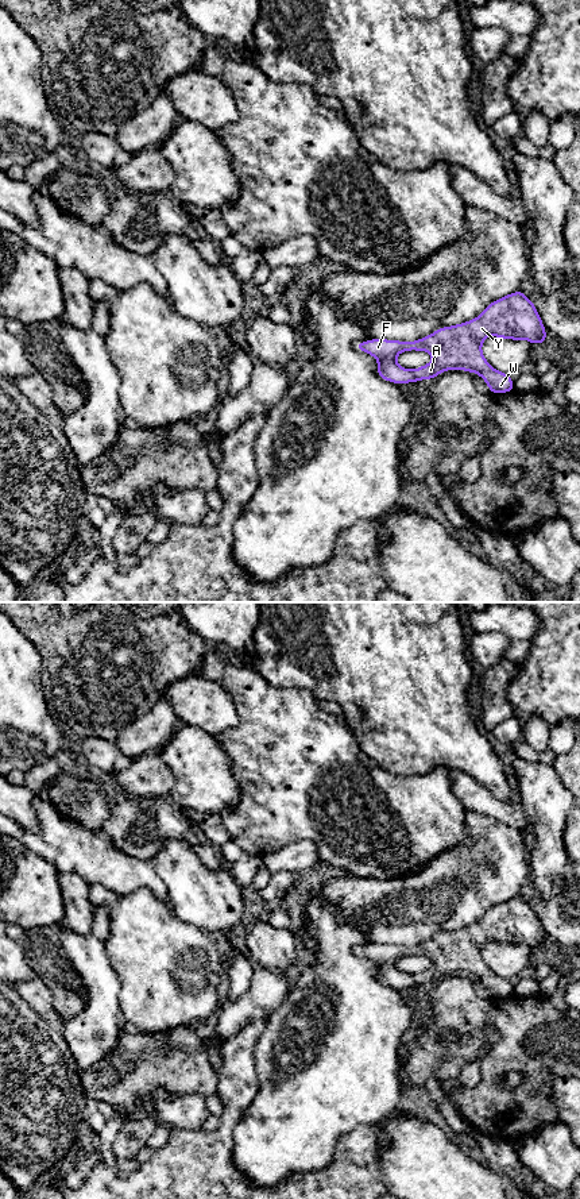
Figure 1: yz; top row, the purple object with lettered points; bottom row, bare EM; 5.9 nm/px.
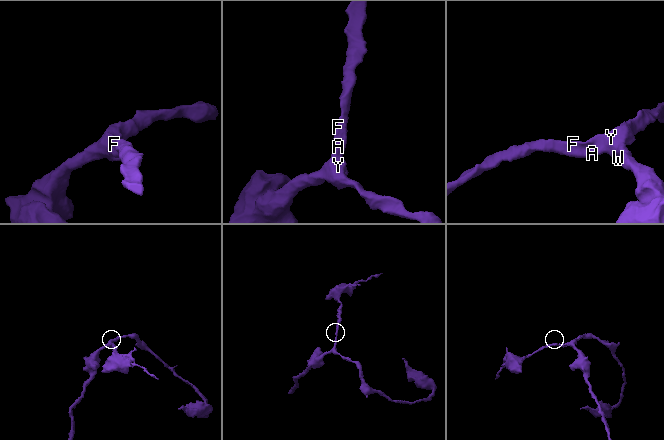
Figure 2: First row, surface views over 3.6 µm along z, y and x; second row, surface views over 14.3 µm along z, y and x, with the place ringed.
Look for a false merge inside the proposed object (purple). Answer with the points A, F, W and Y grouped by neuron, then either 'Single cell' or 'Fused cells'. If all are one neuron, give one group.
Groups: A F W Y. Single cell

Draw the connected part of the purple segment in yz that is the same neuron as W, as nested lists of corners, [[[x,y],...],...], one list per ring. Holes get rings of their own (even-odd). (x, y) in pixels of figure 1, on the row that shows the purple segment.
[[[514,292],[486,307],[483,313],[471,321],[465,321],[452,327],[442,327],[415,342],[398,342],[386,339],[371,339],[368,342],[356,343],[355,347],[378,359],[378,375],[394,383],[418,382],[421,379],[432,379],[446,370],[467,370],[479,374],[491,393],[507,393],[514,390],[514,382],[509,374],[495,370],[483,356],[482,344],[488,336],[499,336],[502,339],[526,339],[533,344],[546,342],[546,331],[535,305],[525,293]],[[403,351],[428,351],[433,361],[422,367],[407,370],[397,363],[397,355]]]

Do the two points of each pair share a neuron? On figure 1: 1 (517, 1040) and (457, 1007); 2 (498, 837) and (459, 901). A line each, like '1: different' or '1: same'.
1: same
2: same

